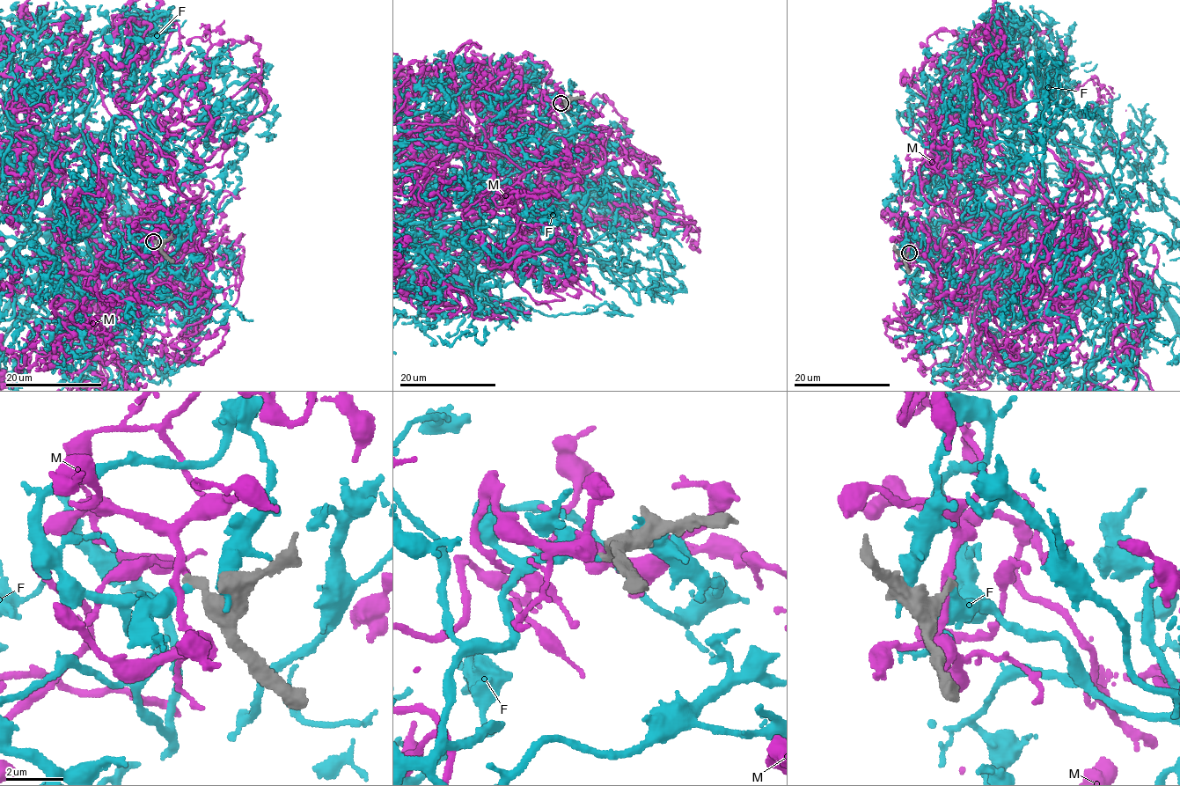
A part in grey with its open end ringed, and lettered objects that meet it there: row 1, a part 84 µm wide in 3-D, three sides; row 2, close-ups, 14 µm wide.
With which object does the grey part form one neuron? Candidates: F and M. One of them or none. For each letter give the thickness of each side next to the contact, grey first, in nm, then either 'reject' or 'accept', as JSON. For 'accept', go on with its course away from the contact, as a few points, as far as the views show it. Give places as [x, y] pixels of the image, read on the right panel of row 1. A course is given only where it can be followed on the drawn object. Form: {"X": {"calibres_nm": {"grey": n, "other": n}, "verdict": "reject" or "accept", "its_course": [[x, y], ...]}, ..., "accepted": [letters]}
{"F": {"calibres_nm": {"grey": 280, "other": 360}, "verdict": "reject"}, "M": {"calibres_nm": {"grey": 240, "other": 240}, "verdict": "reject"}, "accepted": []}

